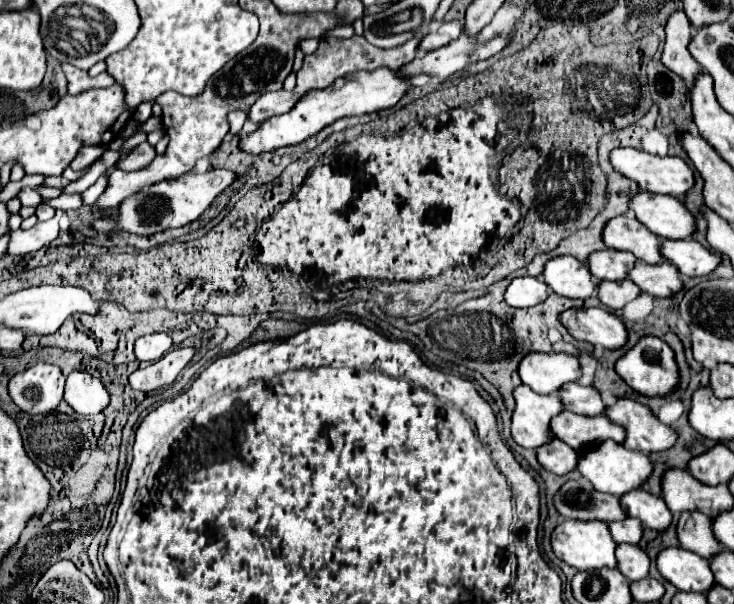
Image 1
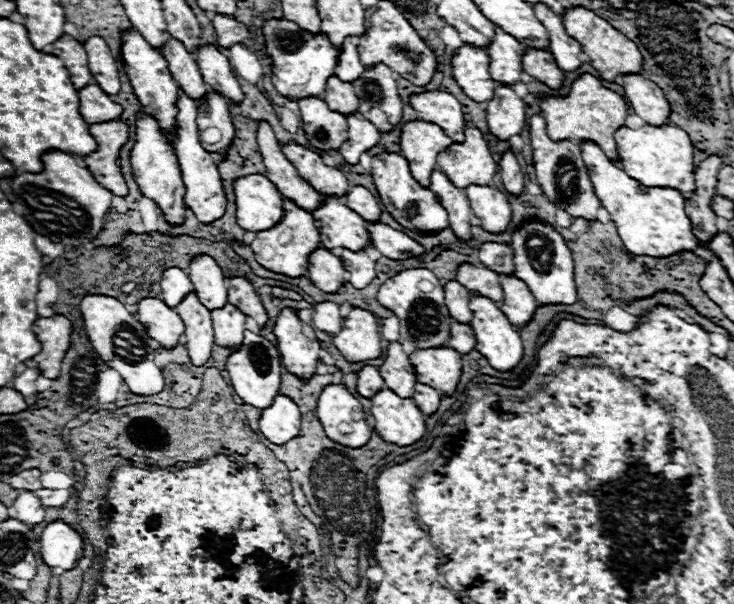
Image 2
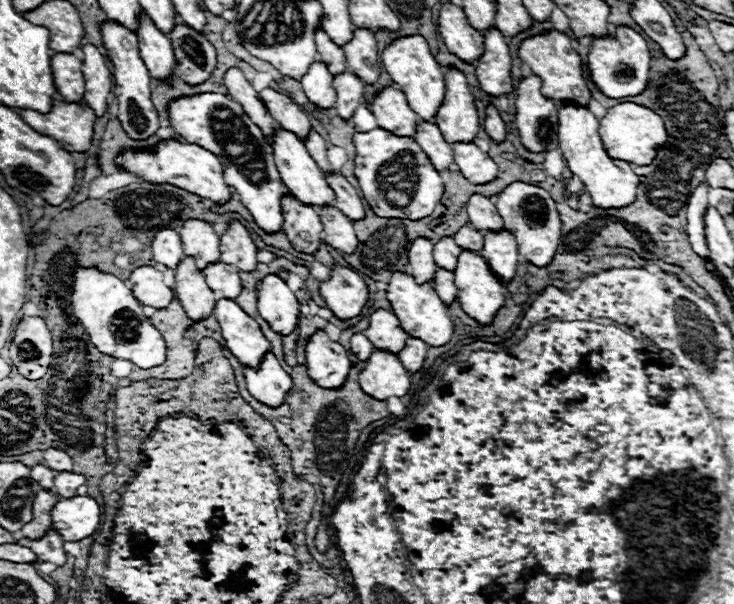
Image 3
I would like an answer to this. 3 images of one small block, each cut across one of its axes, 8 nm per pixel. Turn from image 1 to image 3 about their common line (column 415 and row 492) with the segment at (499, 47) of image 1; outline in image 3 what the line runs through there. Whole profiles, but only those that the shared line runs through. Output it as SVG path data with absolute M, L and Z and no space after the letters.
M58 472L56 480L54 480L54 488L56 492L60 492L60 496L68 498L74 496L78 486L82 486L86 482L84 474L74 474L74 472Z

